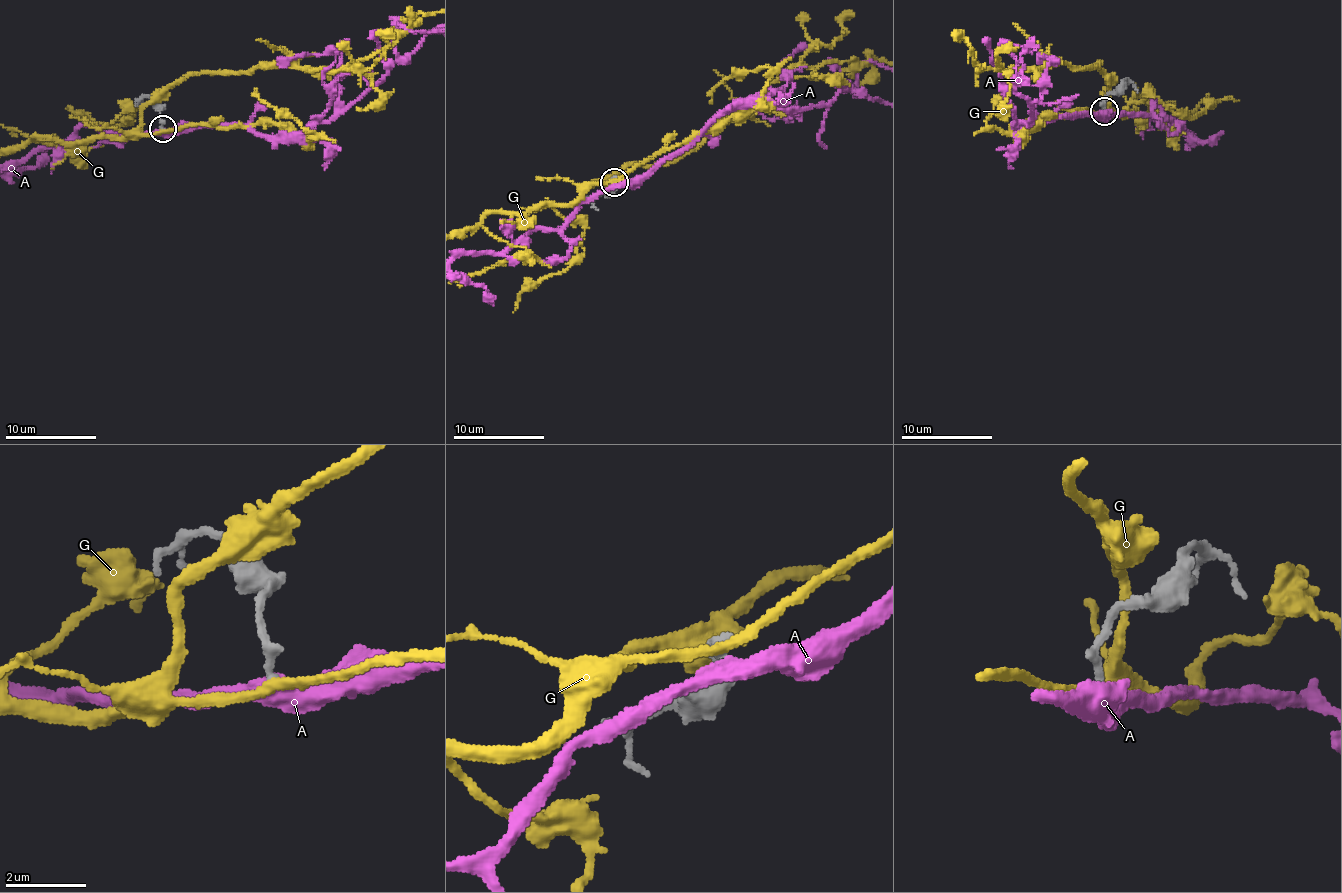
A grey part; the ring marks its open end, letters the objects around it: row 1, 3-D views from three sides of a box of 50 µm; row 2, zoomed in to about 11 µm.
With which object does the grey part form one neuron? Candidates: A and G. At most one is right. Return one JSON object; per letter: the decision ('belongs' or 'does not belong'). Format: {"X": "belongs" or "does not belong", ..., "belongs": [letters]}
{"A": "belongs", "G": "does not belong", "belongs": ["A"]}

